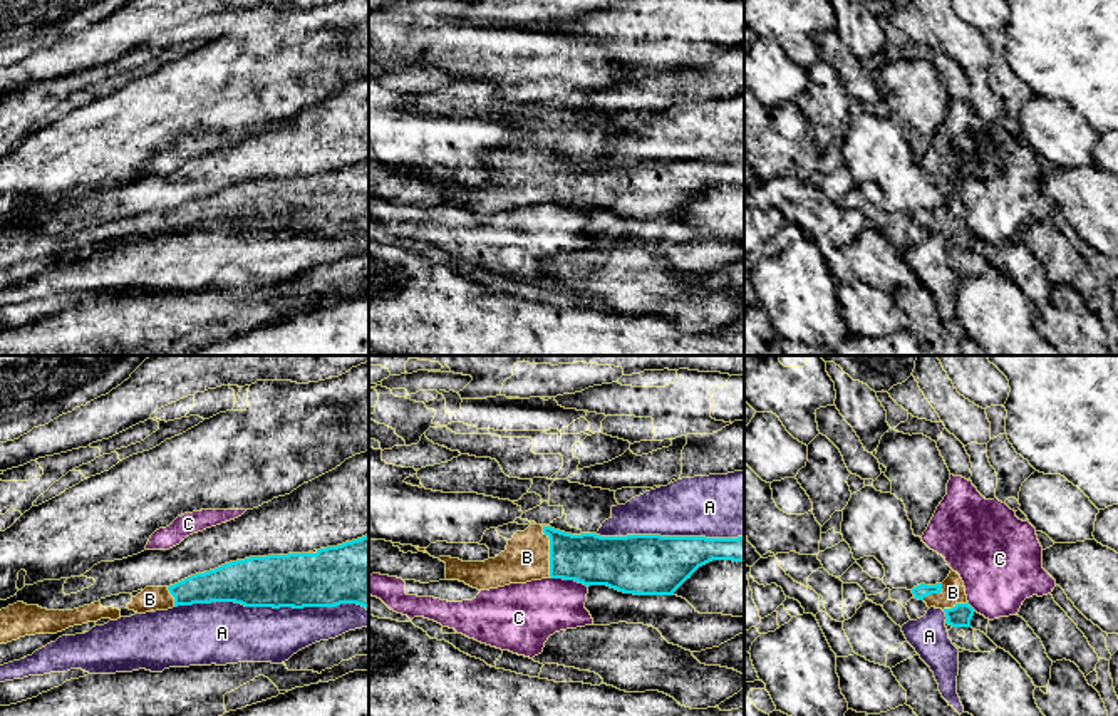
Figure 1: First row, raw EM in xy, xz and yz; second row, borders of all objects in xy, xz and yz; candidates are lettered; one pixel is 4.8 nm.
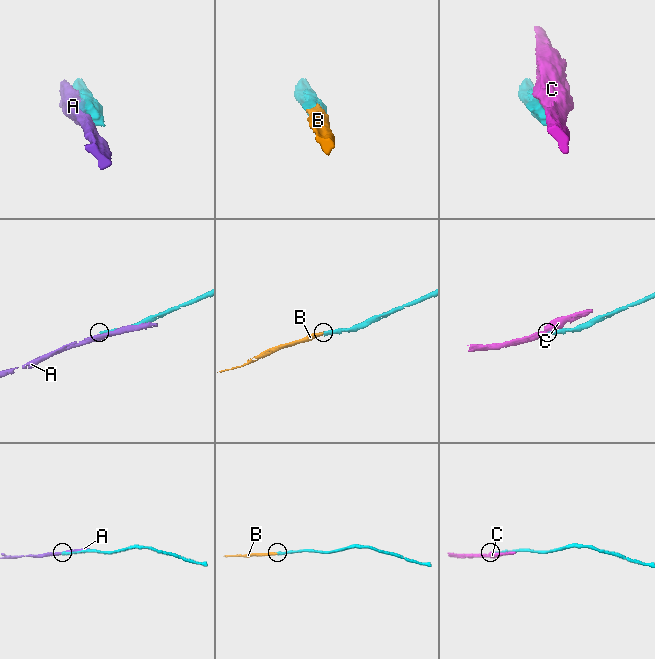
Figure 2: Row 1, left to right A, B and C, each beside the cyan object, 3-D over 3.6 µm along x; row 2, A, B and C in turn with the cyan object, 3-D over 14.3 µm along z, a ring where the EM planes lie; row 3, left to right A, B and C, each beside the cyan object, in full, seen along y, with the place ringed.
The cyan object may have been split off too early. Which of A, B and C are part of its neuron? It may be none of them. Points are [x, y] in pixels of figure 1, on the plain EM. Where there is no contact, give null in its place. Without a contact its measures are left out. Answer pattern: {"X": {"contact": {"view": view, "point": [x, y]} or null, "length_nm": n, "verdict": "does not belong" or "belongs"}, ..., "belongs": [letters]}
{"A": {"contact": {"view": "xy", "point": [272, 230]}, "length_nm": 950, "verdict": "does not belong"}, "B": {"contact": {"view": "xz", "point": [550, 176]}, "length_nm": 240, "verdict": "belongs"}, "C": {"contact": {"view": "xz", "point": [569, 203]}, "length_nm": 190, "verdict": "does not belong"}, "belongs": ["B"]}

